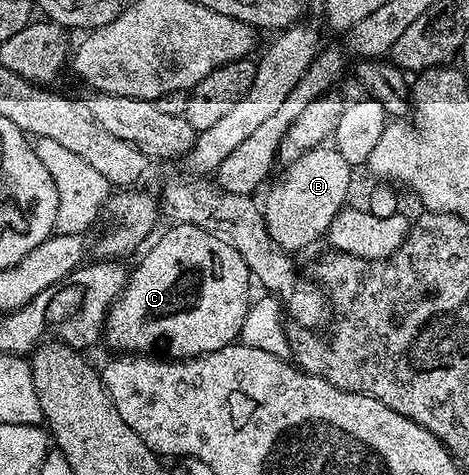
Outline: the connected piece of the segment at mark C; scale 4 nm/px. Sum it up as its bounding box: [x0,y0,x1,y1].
[103,224,253,359]

